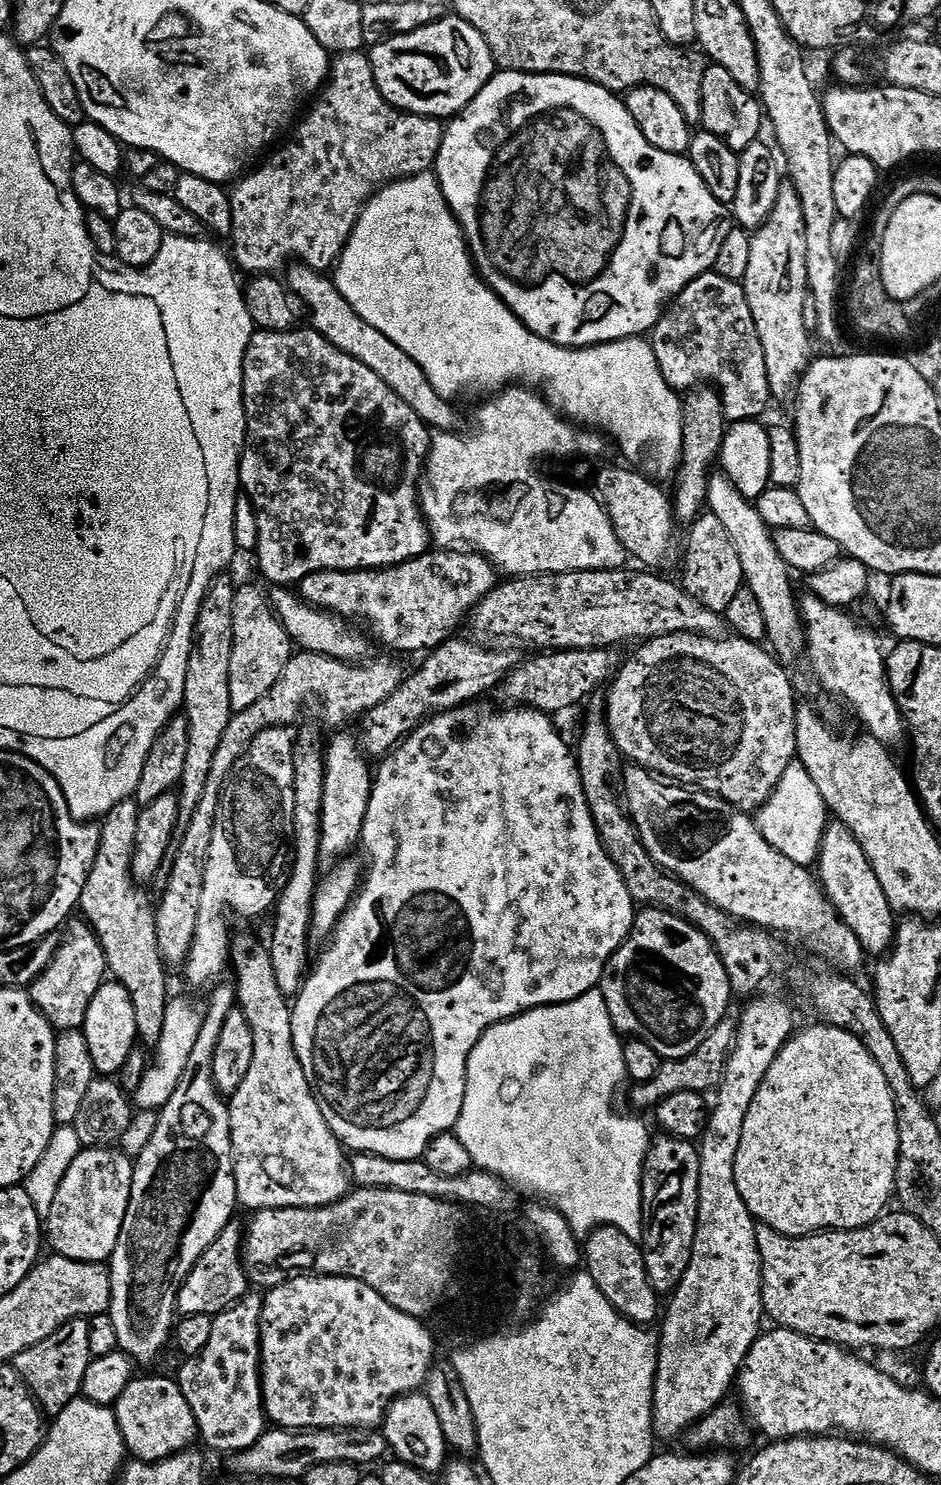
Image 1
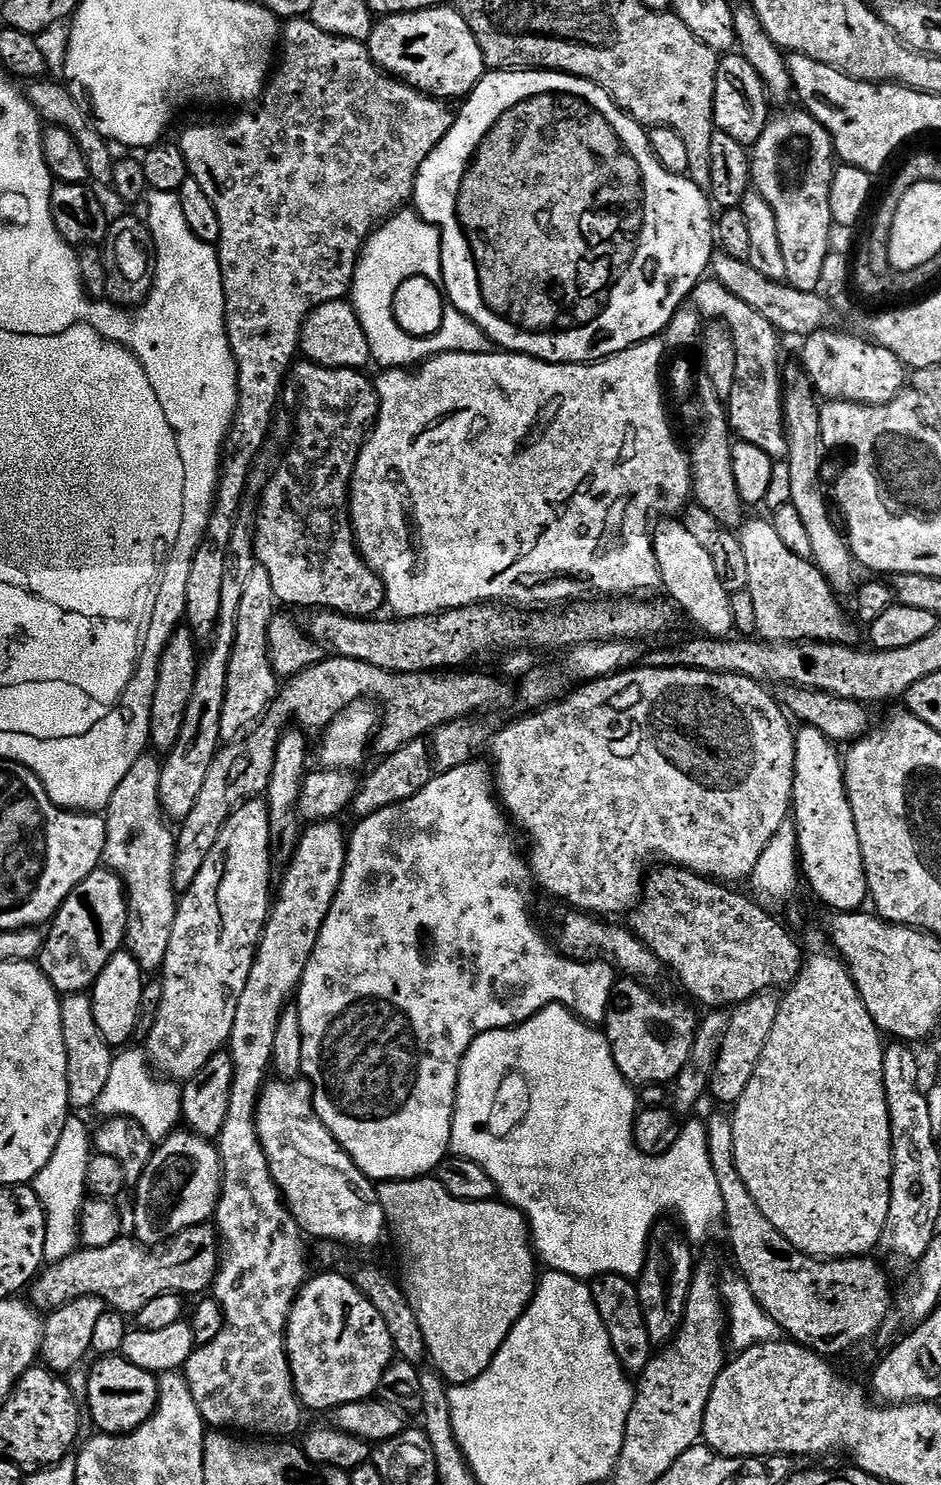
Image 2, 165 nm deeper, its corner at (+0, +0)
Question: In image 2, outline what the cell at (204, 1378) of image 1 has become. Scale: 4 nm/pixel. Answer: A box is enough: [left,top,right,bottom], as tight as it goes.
[182,822,347,1438]

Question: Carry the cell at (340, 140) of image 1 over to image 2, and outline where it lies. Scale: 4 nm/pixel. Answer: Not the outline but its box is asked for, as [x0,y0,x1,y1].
[178,18,457,641]

